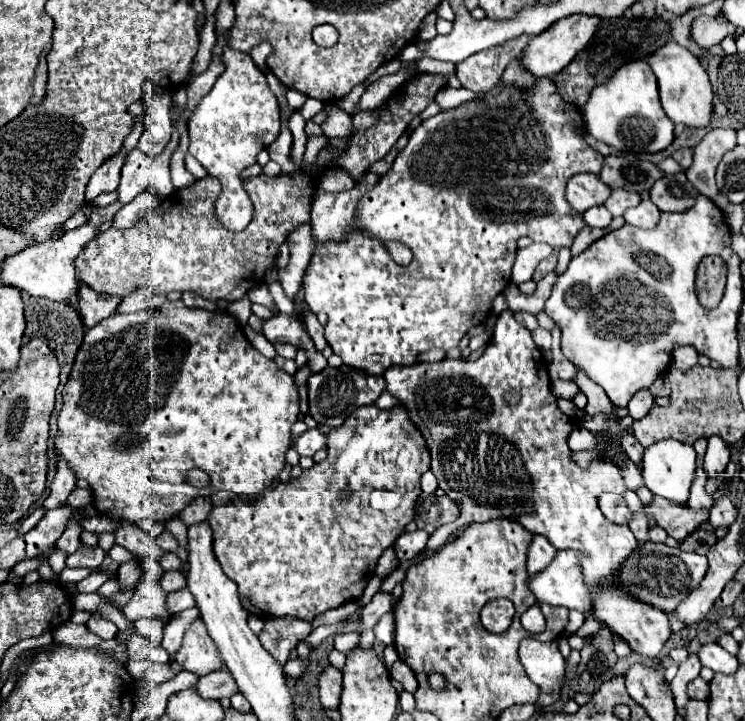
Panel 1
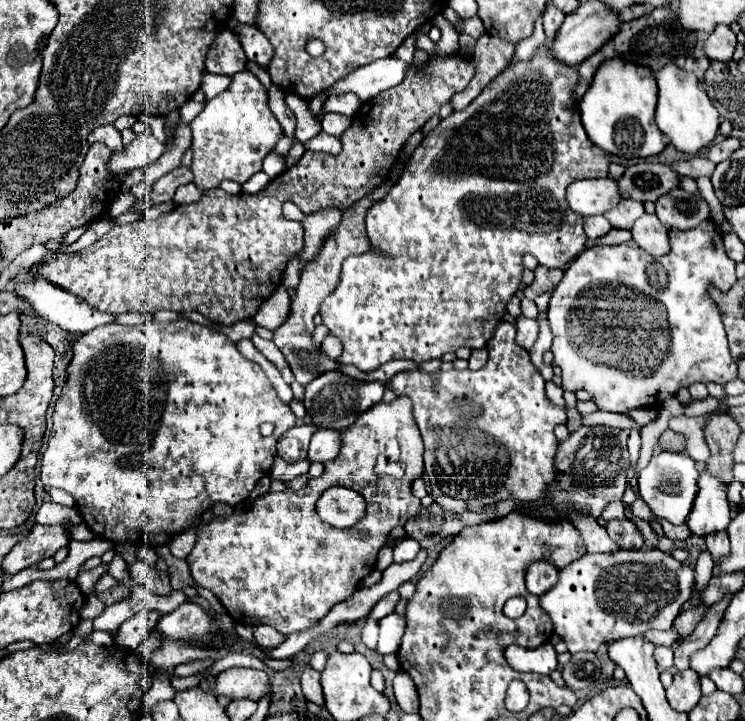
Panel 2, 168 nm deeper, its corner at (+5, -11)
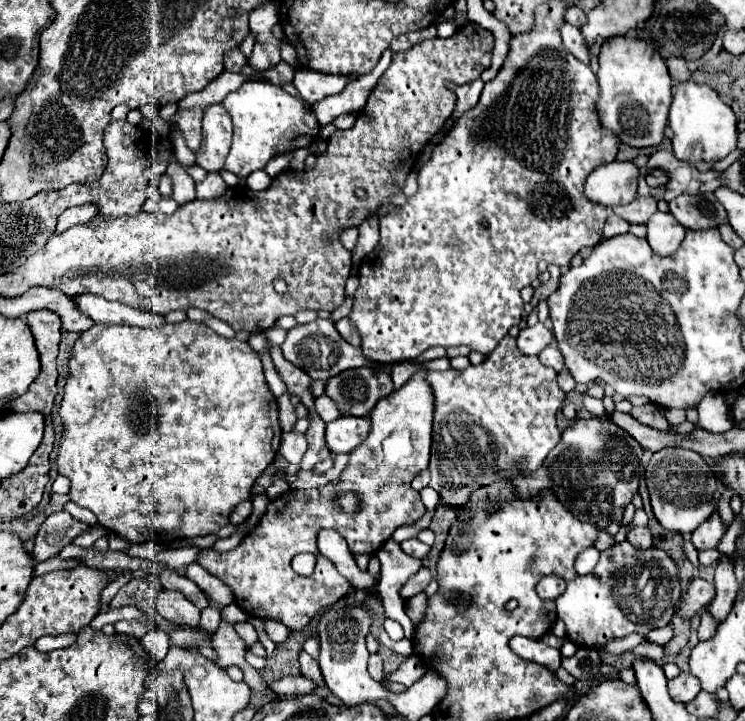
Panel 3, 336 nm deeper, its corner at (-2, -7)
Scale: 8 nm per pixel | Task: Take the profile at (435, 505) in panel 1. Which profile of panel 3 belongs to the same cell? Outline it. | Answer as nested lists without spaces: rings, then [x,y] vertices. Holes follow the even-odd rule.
[[[577,420],[563,432],[561,442],[547,454],[539,470],[531,472],[531,476],[525,474],[515,478],[515,488],[521,498],[533,498],[543,488],[549,488],[573,516],[597,528],[607,528],[611,522],[621,522],[625,506],[637,494],[643,472],[641,458],[643,448],[637,440],[631,440],[627,432],[615,428],[611,420]]]

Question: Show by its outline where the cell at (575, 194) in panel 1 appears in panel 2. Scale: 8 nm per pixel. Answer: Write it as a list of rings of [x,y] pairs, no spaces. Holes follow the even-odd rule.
[[[598,178],[598,180],[580,180],[568,186],[566,190],[568,206],[580,216],[604,214],[608,208],[614,208],[620,202],[616,192],[616,180]]]

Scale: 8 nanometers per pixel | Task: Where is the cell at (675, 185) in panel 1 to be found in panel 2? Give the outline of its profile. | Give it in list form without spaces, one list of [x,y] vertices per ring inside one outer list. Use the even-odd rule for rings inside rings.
[[[674,188],[656,200],[656,216],[666,228],[688,230],[710,218],[710,210],[698,192],[690,194],[682,188]]]

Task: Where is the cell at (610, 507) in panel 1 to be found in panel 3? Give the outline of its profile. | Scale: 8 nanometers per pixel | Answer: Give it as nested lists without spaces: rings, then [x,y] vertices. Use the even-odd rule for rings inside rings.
[[[635,526],[635,528],[627,534],[627,540],[629,540],[637,550],[647,550],[647,548],[653,546],[649,528],[641,528],[641,526]]]

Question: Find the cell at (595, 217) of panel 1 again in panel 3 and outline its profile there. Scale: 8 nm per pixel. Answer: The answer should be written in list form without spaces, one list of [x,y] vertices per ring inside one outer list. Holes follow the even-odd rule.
[[[611,214],[607,218],[605,228],[603,228],[603,236],[605,238],[613,238],[613,236],[619,236],[619,234],[625,234],[627,230],[629,230],[629,222],[619,218],[619,216],[615,216],[615,214]]]

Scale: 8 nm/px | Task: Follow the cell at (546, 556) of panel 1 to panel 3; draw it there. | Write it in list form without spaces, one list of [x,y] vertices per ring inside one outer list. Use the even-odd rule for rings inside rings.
[[[545,576],[537,584],[537,594],[541,600],[557,600],[565,592],[565,580],[559,576]]]

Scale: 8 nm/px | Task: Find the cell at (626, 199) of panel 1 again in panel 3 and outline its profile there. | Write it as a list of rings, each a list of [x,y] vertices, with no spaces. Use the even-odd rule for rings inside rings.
[[[637,196],[625,206],[613,206],[613,212],[629,224],[647,224],[647,220],[657,212],[657,200],[653,196]]]

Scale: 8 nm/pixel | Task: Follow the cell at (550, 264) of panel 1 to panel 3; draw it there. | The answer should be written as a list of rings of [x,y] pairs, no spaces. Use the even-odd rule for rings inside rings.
[[[549,266],[547,270],[549,270],[551,278],[549,278],[543,286],[539,286],[539,288],[535,290],[535,300],[547,300],[547,298],[559,288],[559,276],[561,276],[559,268],[557,268],[557,266]]]

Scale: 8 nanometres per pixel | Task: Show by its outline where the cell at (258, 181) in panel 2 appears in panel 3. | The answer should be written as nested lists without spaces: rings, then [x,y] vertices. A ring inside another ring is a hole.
[[[255,170],[255,172],[251,172],[251,174],[247,176],[247,186],[249,186],[251,190],[263,190],[263,188],[267,188],[269,184],[271,184],[271,178],[267,176],[265,170]]]

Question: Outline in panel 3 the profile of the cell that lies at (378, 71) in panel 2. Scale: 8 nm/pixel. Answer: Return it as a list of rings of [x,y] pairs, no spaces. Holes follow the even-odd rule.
[[[299,68],[293,78],[293,86],[299,90],[301,98],[307,100],[309,104],[315,104],[317,100],[323,100],[325,96],[339,94],[351,80],[343,76],[331,76],[331,74],[321,74],[311,68]]]

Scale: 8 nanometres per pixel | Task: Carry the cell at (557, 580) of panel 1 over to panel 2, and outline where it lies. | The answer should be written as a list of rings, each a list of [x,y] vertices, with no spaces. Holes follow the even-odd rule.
[[[620,550],[612,556],[584,554],[582,558],[560,568],[558,582],[540,596],[542,608],[554,622],[554,632],[564,638],[568,652],[576,654],[582,650],[596,652],[600,644],[608,644],[616,638],[644,634],[650,628],[668,630],[684,602],[690,600],[694,588],[694,568],[674,560],[670,554],[660,550]]]

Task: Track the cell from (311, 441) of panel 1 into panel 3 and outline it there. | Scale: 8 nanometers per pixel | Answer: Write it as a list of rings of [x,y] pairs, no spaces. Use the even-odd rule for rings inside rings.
[[[341,416],[327,424],[325,440],[331,454],[351,452],[367,438],[369,430],[371,430],[369,416]]]

